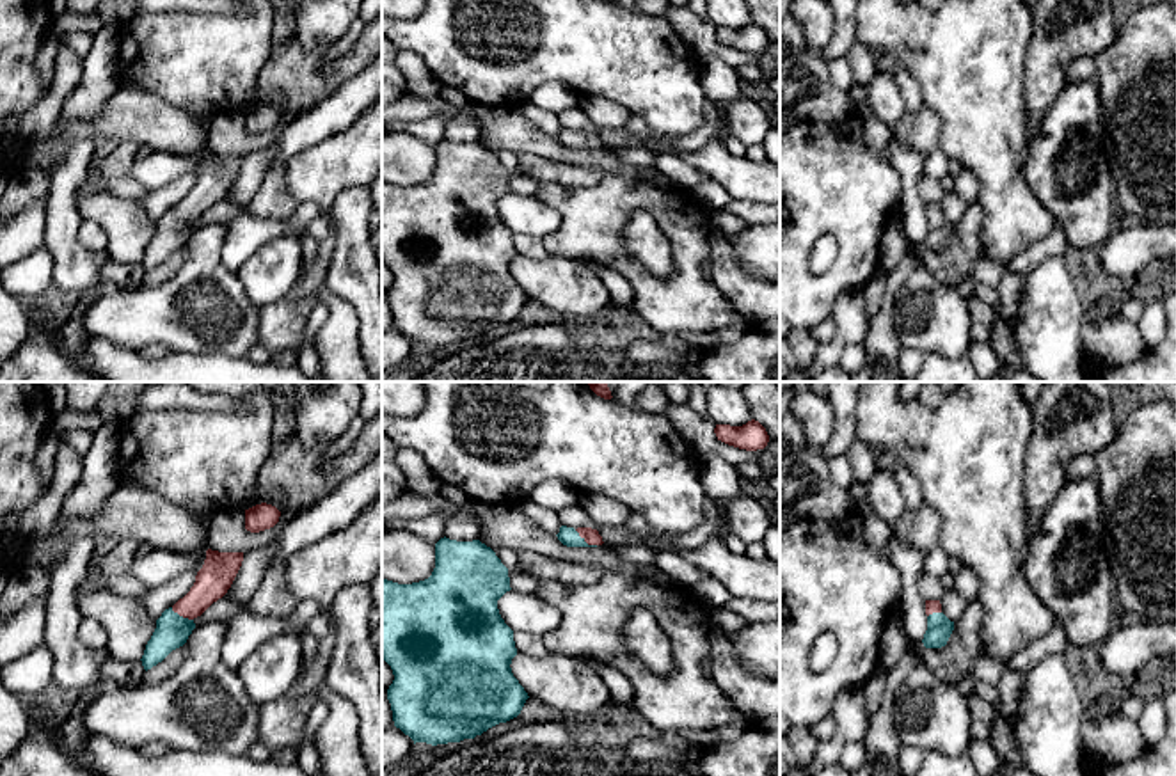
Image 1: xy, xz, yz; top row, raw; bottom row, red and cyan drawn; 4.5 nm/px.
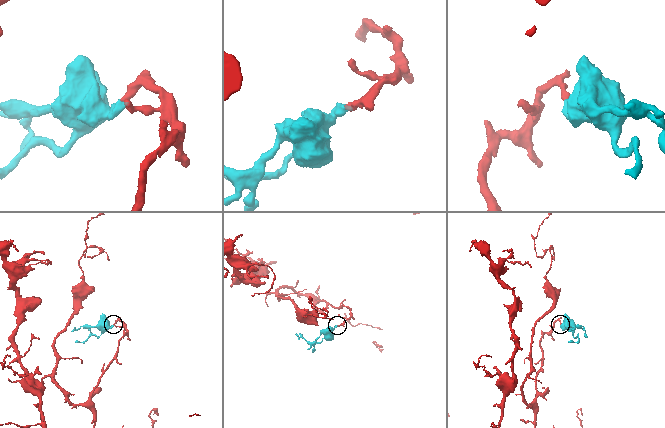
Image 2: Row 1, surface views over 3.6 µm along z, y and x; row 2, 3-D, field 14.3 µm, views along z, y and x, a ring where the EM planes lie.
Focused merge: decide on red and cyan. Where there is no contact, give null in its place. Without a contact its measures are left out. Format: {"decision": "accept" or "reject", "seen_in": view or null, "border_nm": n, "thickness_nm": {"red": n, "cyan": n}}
{"decision": "accept", "seen_in": "xz", "border_nm": 130, "thickness_nm": {"red": 70, "cyan": 90}}

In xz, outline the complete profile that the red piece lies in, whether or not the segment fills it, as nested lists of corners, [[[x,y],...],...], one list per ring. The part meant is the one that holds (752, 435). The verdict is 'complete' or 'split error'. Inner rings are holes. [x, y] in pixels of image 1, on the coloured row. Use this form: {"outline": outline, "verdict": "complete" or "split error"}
{"outline": [[[755,419],[743,426],[716,424],[714,433],[718,440],[746,451],[764,449],[769,442],[766,428]]], "verdict": "complete"}

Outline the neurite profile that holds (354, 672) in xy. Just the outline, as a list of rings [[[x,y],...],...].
[[[350,584],[334,597],[327,616],[336,623],[336,643],[323,677],[359,714],[361,751],[371,776],[382,776],[382,682],[371,645],[369,584]]]

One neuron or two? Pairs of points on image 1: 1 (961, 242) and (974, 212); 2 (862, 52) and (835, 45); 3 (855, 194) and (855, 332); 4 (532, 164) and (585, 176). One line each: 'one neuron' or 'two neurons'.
1: one neuron
2: two neurons
3: two neurons
4: one neuron

